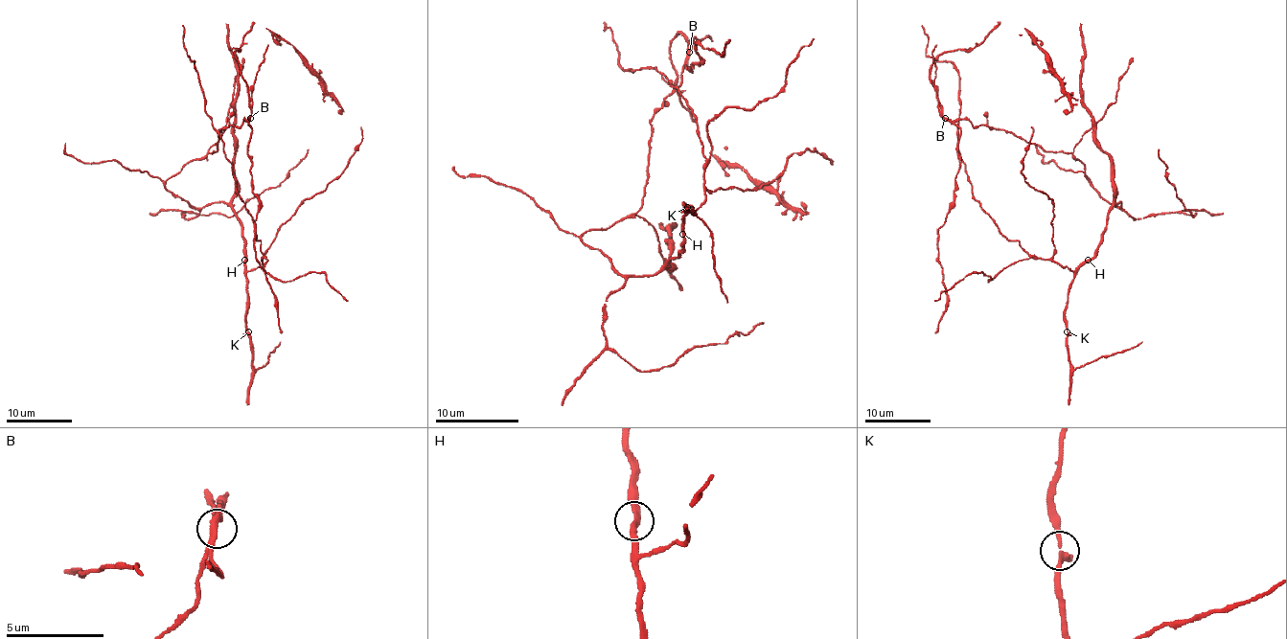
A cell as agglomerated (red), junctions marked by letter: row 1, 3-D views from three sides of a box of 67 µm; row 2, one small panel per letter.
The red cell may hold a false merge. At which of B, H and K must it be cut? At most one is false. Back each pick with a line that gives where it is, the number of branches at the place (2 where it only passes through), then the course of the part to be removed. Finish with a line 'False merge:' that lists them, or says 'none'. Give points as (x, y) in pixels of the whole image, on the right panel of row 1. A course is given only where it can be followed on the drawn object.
B: place (945, 118); branches 2; course (945, 117), (960, 130), (960, 168), (951, 212), (939, 230), (937, 250), (947, 295), (945, 310), (935, 333)
False merge: B

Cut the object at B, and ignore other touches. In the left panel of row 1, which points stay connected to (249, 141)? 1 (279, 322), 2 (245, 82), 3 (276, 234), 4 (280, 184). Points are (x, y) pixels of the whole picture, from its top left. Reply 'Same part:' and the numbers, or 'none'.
Same part: 1, 2

